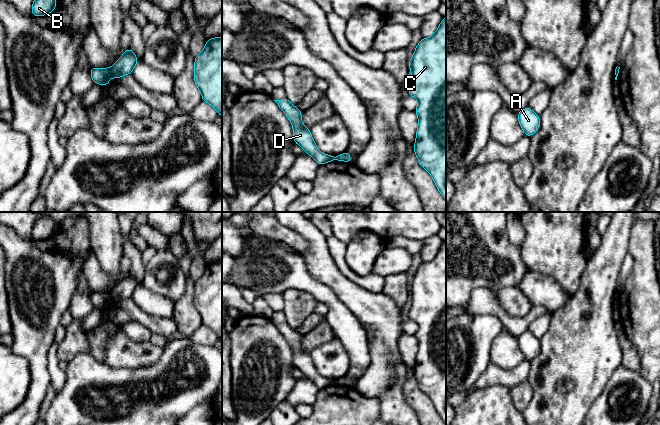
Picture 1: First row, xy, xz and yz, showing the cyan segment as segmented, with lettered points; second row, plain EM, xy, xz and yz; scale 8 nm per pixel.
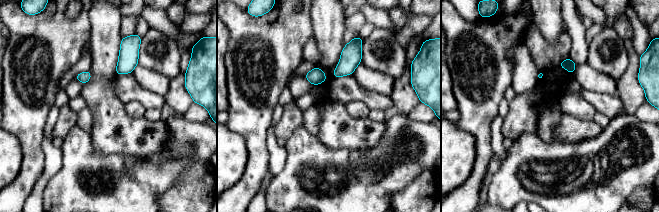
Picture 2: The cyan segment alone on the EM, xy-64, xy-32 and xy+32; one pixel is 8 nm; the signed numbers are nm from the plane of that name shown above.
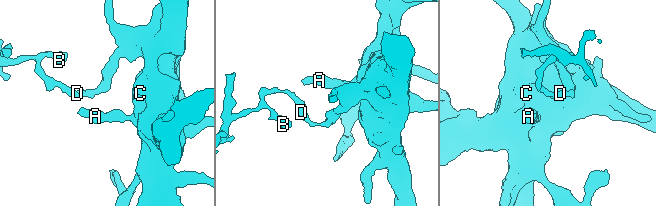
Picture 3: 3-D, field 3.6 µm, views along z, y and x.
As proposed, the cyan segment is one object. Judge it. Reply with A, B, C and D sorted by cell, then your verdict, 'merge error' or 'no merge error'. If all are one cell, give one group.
A C / B D | merge error

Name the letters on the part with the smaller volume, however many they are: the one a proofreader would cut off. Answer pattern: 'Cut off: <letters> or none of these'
Cut off: B, D

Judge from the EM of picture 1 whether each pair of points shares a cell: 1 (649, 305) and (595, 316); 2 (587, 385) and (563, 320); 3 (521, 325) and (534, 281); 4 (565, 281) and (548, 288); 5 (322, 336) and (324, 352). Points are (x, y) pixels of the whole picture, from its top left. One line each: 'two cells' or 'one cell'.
1: two cells
2: one cell
3: two cells
4: two cells
5: two cells

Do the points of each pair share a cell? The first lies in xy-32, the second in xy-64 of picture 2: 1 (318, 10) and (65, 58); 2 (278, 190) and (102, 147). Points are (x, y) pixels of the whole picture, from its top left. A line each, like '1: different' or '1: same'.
1: different
2: different

